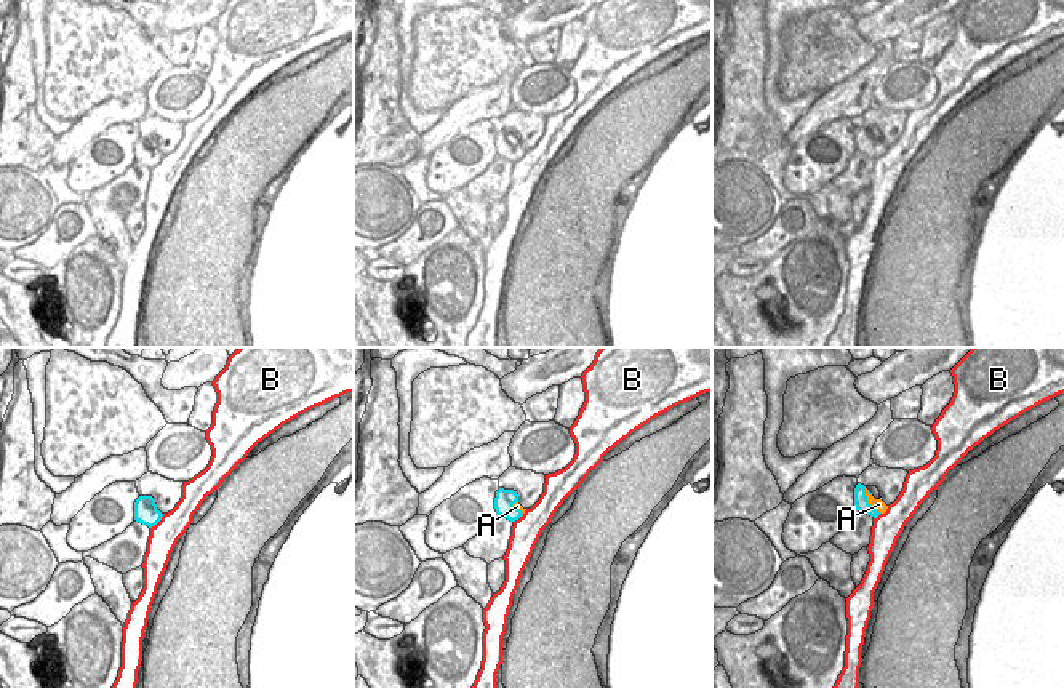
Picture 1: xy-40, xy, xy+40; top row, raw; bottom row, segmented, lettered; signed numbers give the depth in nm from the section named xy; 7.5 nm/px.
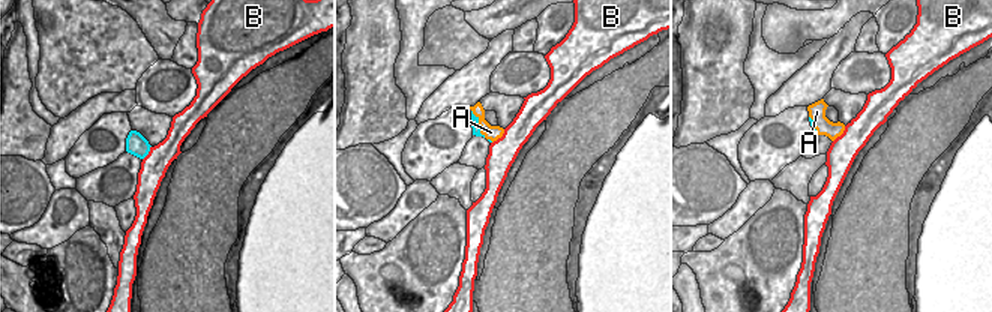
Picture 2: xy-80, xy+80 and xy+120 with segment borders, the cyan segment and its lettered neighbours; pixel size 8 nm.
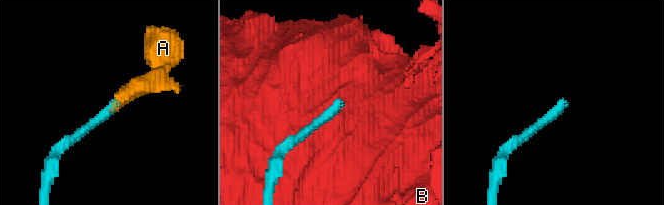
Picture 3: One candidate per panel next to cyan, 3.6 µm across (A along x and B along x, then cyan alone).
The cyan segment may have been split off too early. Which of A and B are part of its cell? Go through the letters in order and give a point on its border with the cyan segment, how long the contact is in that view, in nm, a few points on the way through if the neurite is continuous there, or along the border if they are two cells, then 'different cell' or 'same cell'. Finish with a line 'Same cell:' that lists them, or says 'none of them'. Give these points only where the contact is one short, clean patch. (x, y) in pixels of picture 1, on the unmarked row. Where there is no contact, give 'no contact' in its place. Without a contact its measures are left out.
A: contact xy+40 (868, 143); length 220 nm; way xy+40 (861, 144), (868, 143), (879, 146); same cell
B: contact xy-40 (157, 164); length 160 nm; different cell
Same cell: A

